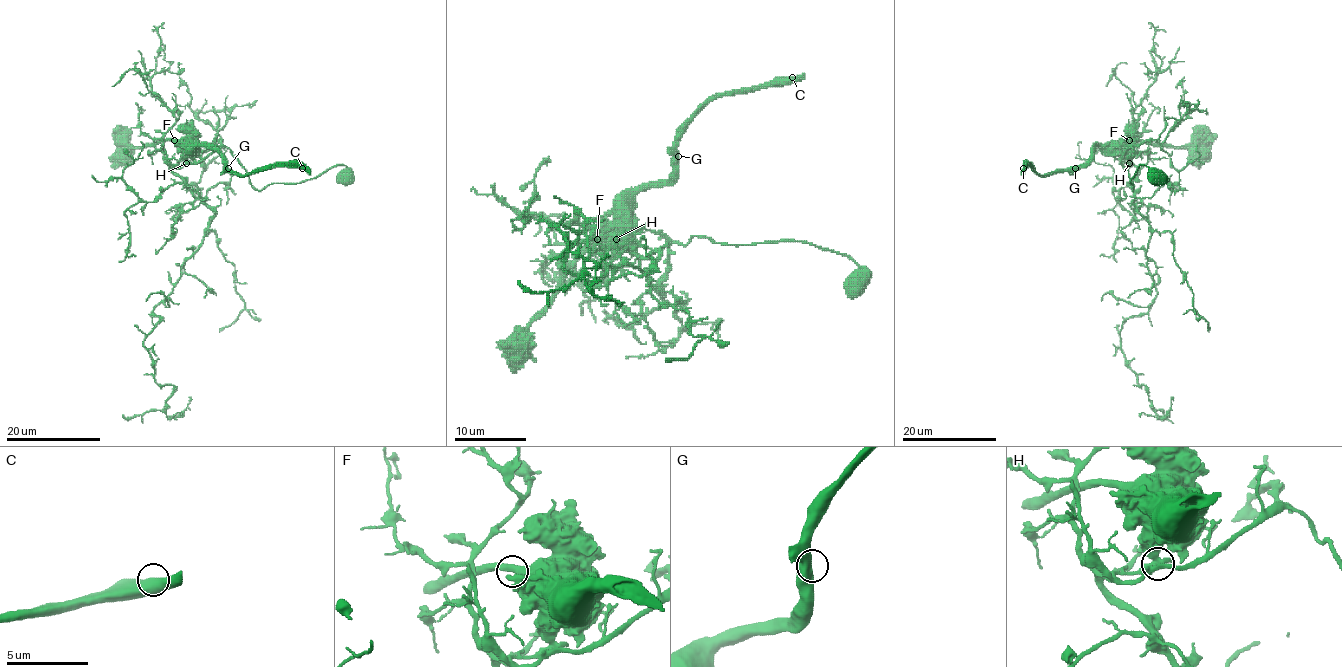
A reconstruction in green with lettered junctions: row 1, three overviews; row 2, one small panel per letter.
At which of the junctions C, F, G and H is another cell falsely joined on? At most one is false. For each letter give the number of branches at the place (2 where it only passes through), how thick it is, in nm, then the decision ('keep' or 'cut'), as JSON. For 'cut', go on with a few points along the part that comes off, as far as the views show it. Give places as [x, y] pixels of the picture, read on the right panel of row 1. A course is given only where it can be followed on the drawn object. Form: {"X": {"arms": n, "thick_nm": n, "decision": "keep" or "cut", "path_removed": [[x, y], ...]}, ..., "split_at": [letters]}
{"C": {"arms": 2, "thick_nm": 550, "decision": "keep"}, "F": {"arms": 2, "thick_nm": 460, "decision": "keep"}, "G": {"arms": 2, "thick_nm": 600, "decision": "keep"}, "H": {"arms": 2, "thick_nm": 500, "decision": "cut", "path_removed": [[1129, 163], [1157, 295], [1148, 312], [1127, 319], [1120, 347], [1164, 417], [1157, 415]]}, "split_at": ["H"]}

